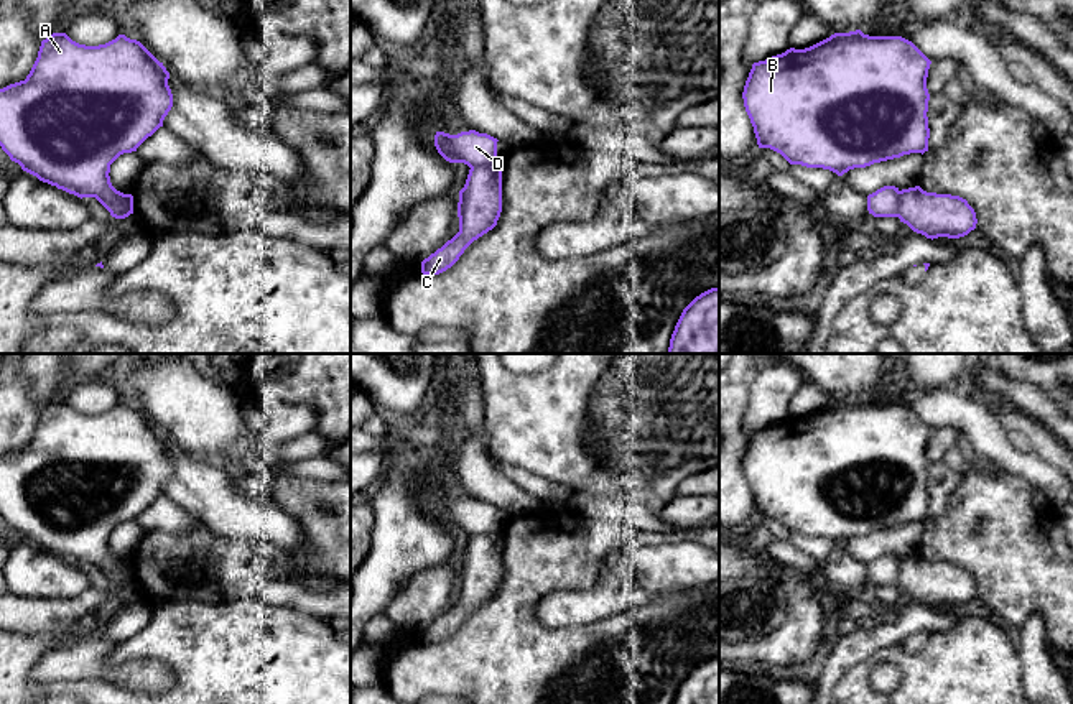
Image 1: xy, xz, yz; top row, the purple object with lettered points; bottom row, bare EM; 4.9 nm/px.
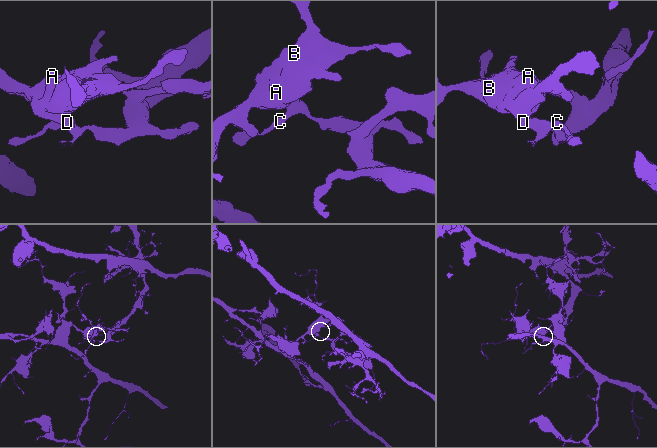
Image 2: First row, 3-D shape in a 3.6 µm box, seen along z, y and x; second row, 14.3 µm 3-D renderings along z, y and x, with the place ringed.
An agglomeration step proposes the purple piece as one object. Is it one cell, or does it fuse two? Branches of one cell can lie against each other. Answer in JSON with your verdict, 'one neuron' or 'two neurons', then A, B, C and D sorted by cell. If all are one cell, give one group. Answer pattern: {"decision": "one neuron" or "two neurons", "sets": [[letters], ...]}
{"decision": "two neurons", "sets": [["A", "B", "D"], ["C"]]}

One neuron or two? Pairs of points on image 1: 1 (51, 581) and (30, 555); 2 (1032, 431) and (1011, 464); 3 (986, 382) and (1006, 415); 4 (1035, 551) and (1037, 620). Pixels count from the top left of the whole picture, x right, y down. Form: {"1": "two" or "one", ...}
{"1": "one", "2": "two", "3": "two", "4": "two"}

